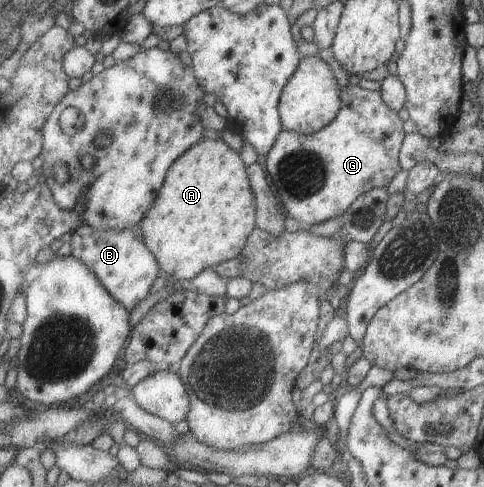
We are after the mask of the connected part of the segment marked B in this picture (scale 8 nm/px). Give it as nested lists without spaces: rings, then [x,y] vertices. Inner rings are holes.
[[[84,225],[72,234],[70,241],[72,255],[83,260],[95,272],[107,292],[111,292],[111,296],[119,300],[129,312],[149,296],[161,269],[155,254],[146,244],[141,228],[139,225],[125,230],[95,230],[93,226]]]

